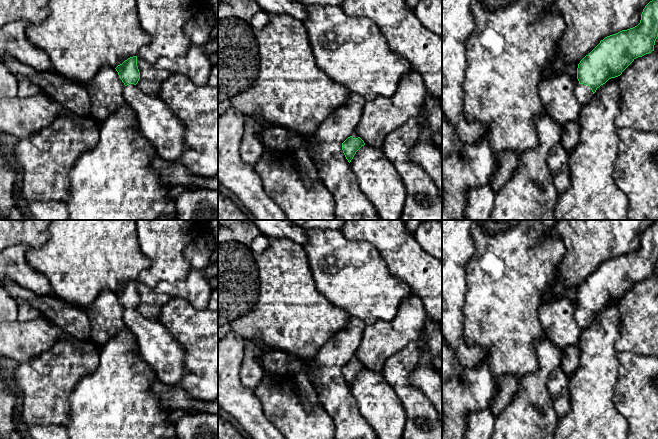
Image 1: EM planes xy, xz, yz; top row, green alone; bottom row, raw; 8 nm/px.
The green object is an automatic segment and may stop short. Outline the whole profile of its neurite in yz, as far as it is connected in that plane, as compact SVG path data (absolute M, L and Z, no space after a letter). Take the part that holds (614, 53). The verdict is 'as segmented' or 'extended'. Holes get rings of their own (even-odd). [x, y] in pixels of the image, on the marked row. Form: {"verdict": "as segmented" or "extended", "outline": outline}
{"verdict": "extended", "outline": "M652 0L637 26L605 37L580 61L575 96L581 106L588 105L601 85L620 76L636 58L654 51L657 37L658 0Z"}

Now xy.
{"verdict": "extended", "outline": "M137 56L128 58L115 69L125 85L123 98L137 115L142 135L155 147L160 158L180 161L184 152L184 123L159 97L151 97L136 86L140 79Z"}

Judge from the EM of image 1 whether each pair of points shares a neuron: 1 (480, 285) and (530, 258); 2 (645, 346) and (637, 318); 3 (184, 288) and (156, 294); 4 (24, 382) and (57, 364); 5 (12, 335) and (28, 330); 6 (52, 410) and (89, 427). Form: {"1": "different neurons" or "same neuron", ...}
{"1": "same neuron", "2": "same neuron", "3": "same neuron", "4": "same neuron", "5": "same neuron", "6": "different neurons"}

